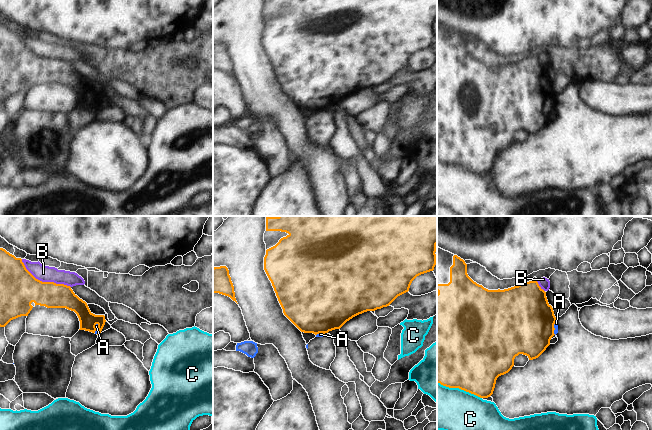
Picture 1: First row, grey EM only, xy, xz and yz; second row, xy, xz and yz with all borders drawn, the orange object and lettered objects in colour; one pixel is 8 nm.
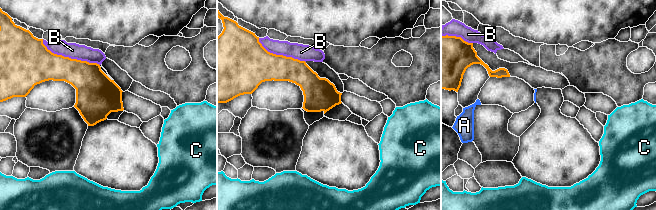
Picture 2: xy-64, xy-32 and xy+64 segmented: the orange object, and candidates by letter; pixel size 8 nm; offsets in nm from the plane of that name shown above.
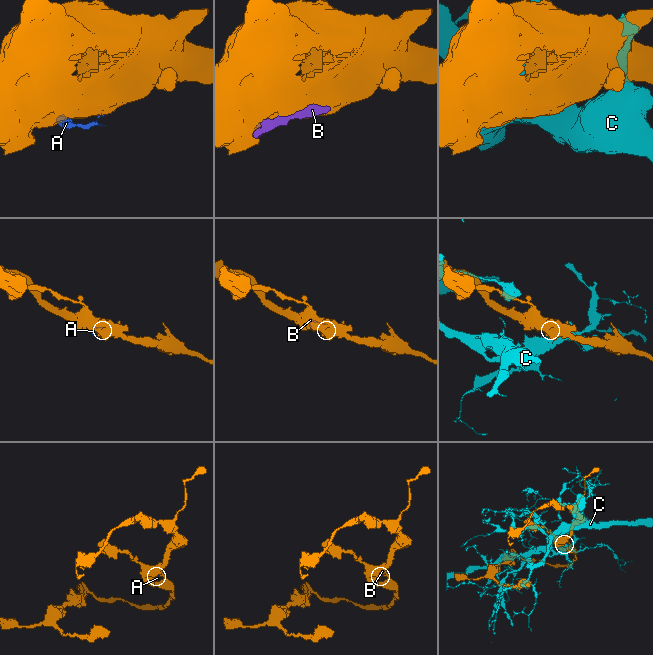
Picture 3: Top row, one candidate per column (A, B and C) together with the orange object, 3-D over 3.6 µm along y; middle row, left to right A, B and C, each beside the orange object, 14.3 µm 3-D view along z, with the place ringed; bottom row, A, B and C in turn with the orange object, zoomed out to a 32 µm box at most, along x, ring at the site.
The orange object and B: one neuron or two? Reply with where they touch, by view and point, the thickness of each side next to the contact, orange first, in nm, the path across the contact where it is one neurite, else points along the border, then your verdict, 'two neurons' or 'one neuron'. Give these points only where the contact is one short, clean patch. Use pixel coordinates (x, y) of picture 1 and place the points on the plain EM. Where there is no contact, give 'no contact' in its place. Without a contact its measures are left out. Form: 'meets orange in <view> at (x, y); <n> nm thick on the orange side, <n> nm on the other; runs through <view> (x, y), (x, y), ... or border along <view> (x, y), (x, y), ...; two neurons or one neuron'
meets orange in xy at (44, 58); 300 nm thick on the orange side, 130 nm on the other; two neurons

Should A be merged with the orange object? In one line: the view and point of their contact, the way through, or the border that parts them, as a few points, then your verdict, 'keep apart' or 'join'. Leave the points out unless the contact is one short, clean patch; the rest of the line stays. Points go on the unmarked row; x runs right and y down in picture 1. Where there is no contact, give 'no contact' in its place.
meets orange in xy at (97, 105); border along xy (96, 99), (97, 110); keep apart

